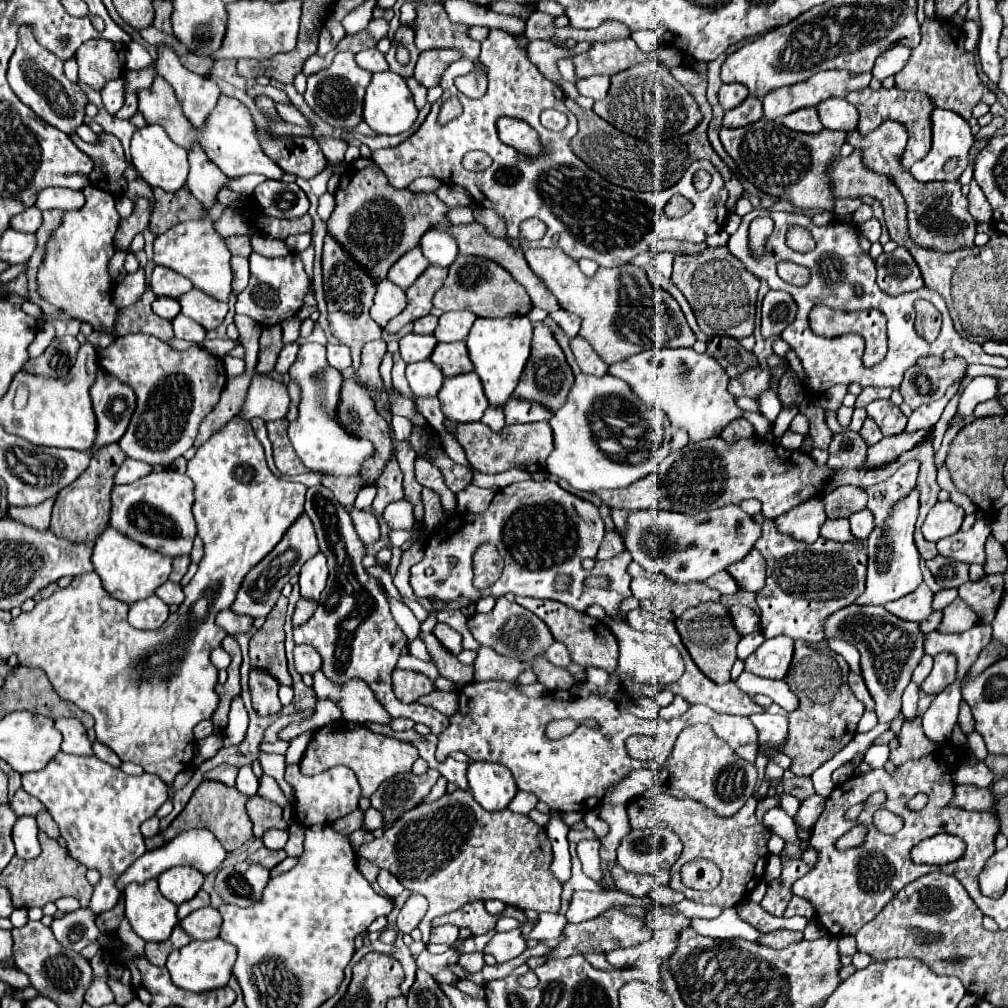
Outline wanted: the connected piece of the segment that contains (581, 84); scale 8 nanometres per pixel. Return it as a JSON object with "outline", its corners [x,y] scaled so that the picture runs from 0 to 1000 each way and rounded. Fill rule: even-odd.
{"outline":[[[587,74],[587,76],[571,80],[573,92],[579,96],[587,96],[591,100],[601,96],[603,86],[605,86],[605,76],[601,76],[601,74]]]}

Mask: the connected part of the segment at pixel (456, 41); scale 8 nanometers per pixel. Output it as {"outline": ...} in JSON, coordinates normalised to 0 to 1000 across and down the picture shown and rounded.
{"outline":[[[438,3],[417,4],[413,7],[413,47],[421,49],[442,49],[454,47],[460,57],[474,57],[474,41],[464,37],[464,25],[448,23]]]}

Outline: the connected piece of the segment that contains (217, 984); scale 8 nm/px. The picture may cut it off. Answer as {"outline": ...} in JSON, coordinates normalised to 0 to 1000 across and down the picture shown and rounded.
{"outline":[[[208,932],[208,934],[188,934],[185,939],[181,941],[173,941],[167,949],[167,963],[171,967],[171,973],[187,983],[192,985],[200,985],[206,981],[218,981],[222,977],[226,977],[228,969],[230,969],[230,957],[234,953],[234,939],[216,932]]]}

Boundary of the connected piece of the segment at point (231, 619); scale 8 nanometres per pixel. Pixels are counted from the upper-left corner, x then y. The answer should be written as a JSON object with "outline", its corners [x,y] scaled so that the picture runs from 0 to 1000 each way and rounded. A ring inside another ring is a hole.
{"outline":[[[224,604],[224,606],[218,606],[214,610],[214,618],[216,622],[220,622],[226,630],[234,630],[234,628],[242,628],[250,622],[250,612],[244,612],[244,610],[234,610],[232,606]]]}

